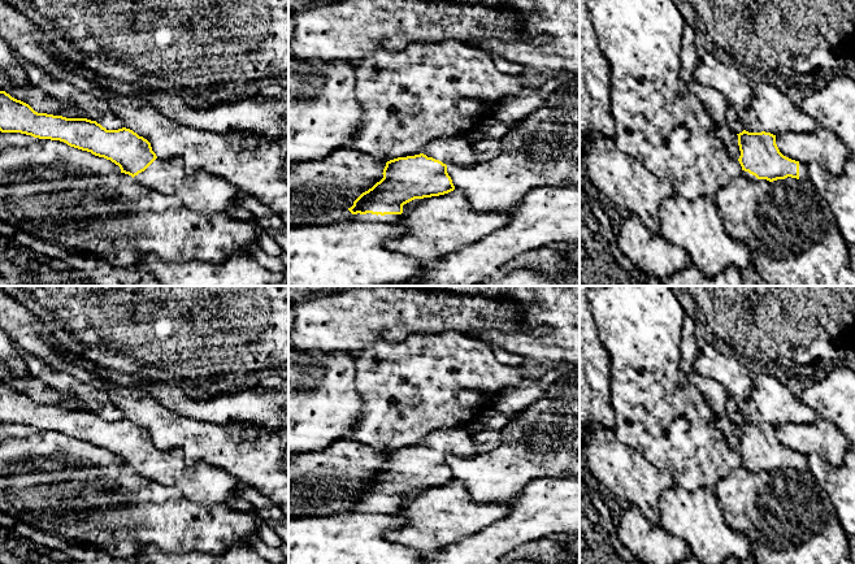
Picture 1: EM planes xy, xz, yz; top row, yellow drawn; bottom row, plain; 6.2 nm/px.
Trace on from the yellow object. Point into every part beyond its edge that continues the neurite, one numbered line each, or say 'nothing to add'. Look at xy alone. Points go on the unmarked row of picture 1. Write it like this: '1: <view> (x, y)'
1: xy (204, 485)

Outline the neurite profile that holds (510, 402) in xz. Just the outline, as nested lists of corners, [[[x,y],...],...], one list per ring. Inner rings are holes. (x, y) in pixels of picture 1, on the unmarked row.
[[[530,377],[520,387],[499,391],[491,407],[504,416],[516,416],[544,395],[546,387],[542,387]]]

